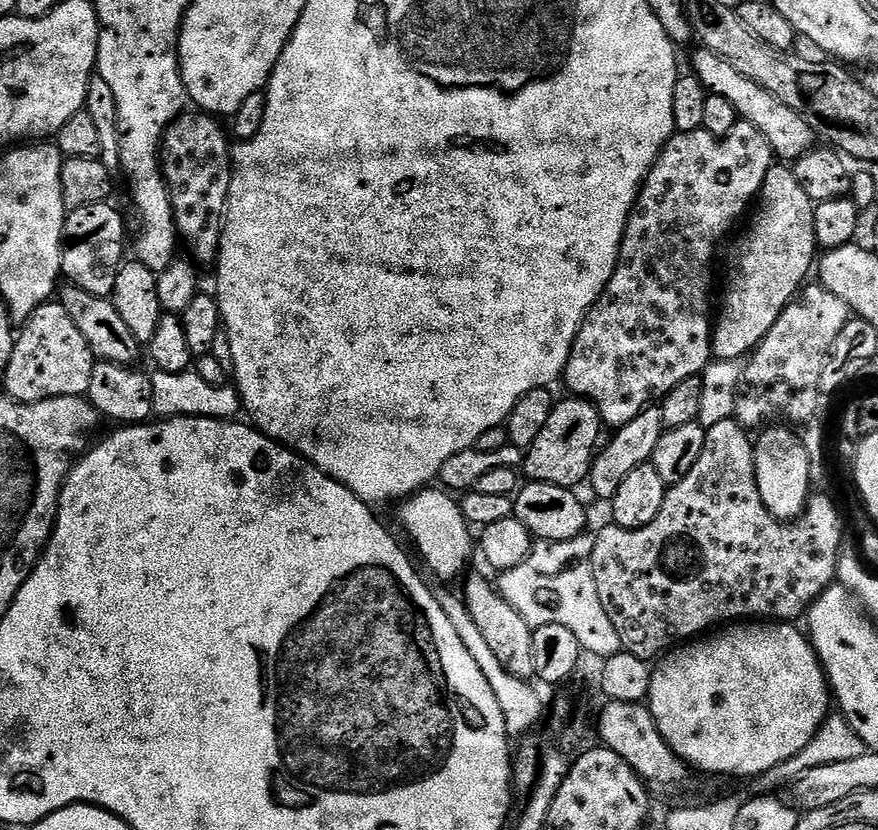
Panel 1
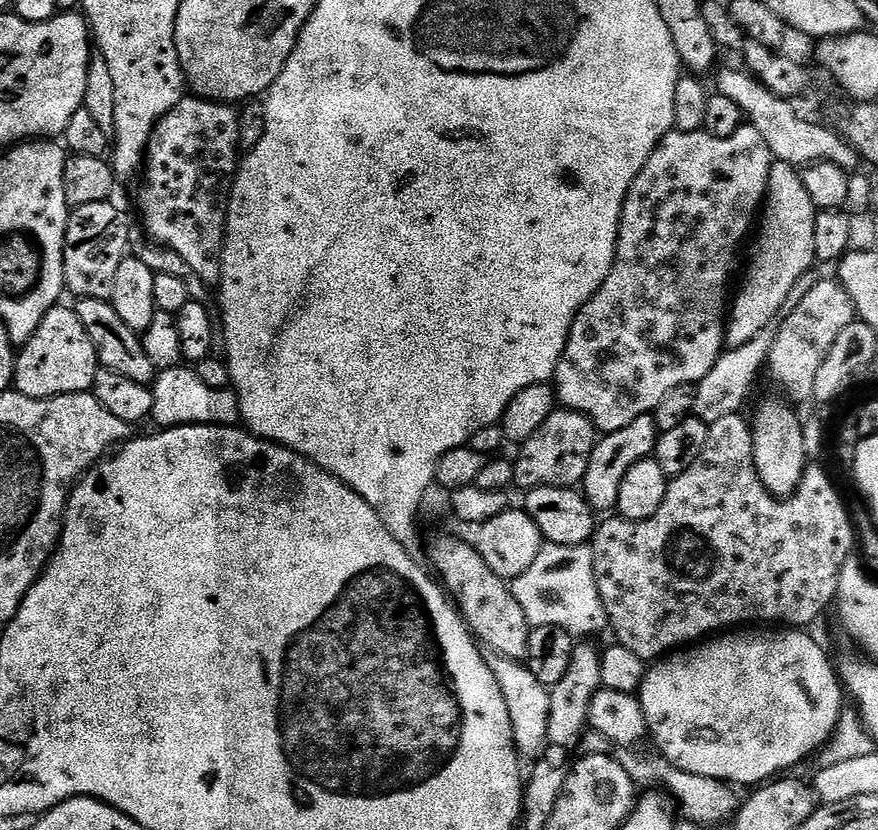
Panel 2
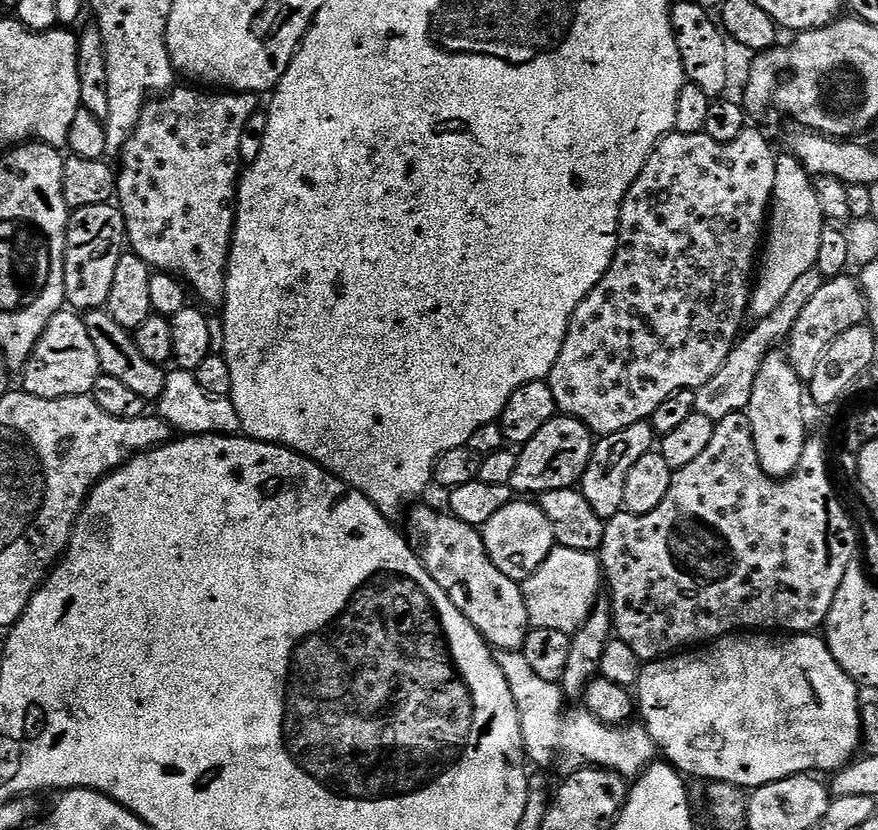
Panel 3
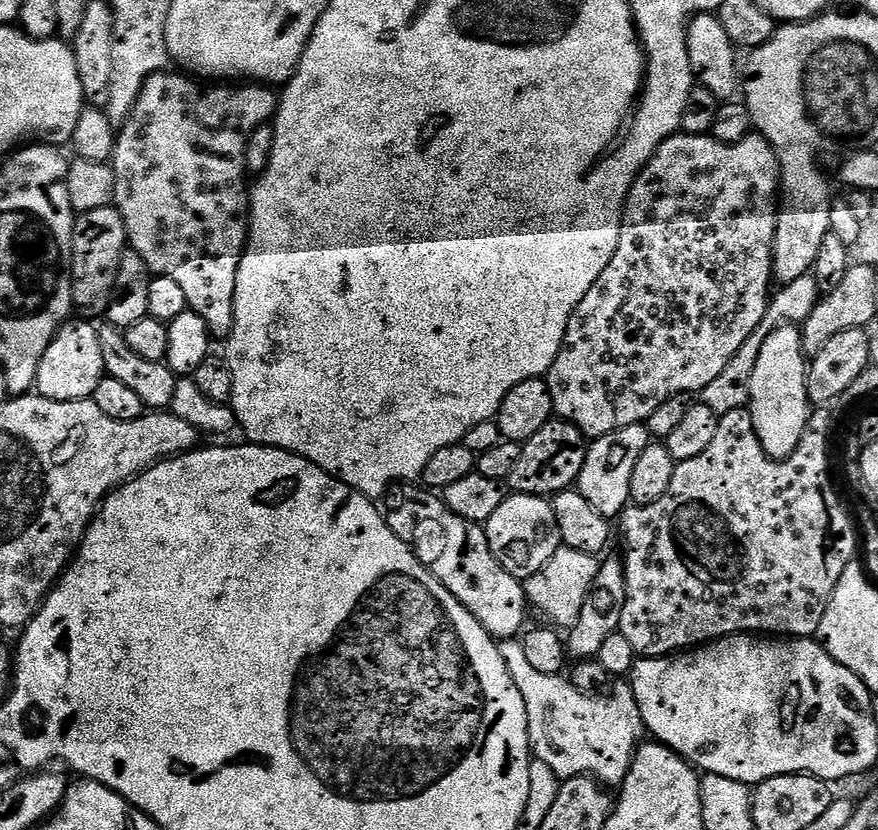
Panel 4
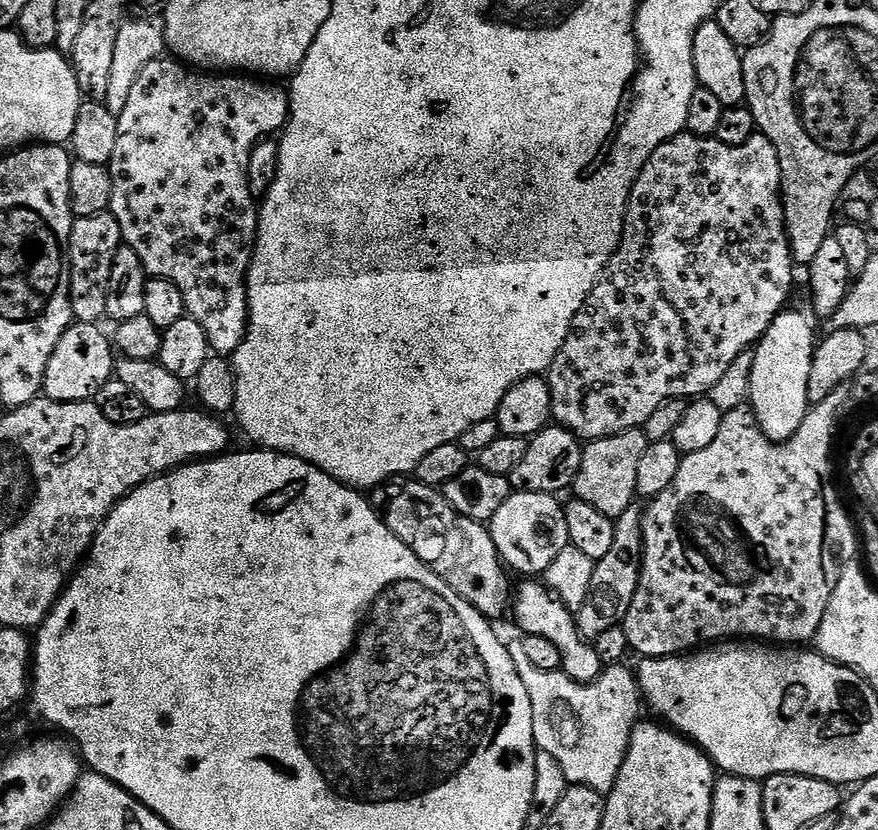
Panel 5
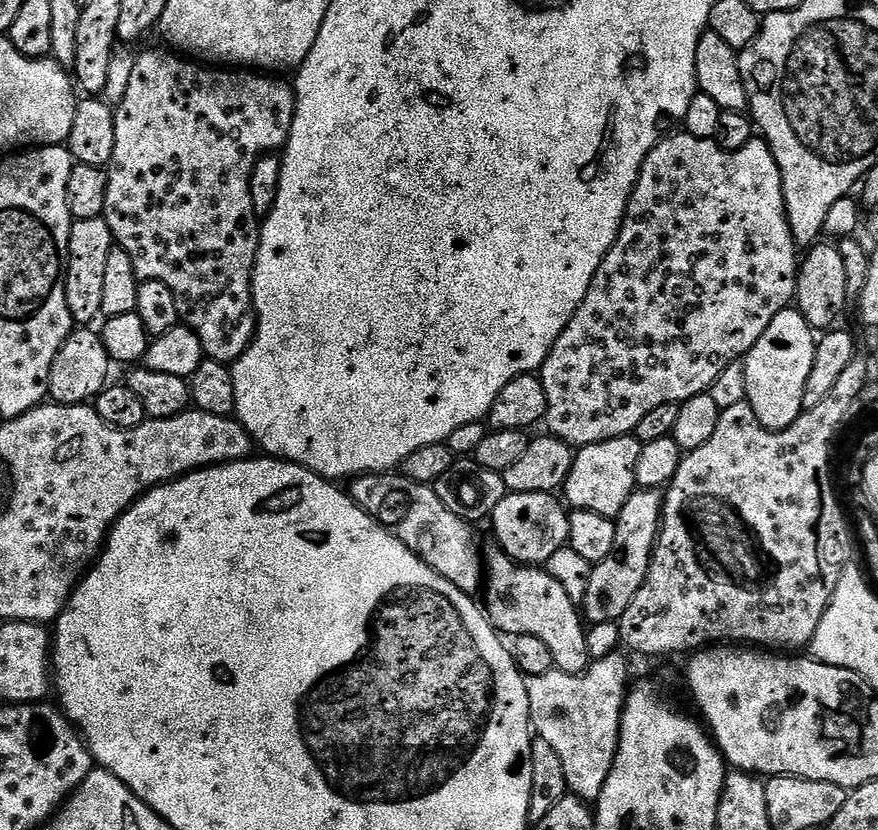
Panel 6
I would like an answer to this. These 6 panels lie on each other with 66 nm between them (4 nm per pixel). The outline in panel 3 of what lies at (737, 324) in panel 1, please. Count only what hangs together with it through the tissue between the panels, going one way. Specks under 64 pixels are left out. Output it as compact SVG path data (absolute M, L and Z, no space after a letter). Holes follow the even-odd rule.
M794 154L777 155L774 170L774 190L770 215L766 221L766 239L762 244L762 255L758 260L758 271L752 285L752 301L749 313L756 320L771 314L792 289L794 282L807 271L815 269L818 245L826 227L822 202L818 200L813 177L800 165Z

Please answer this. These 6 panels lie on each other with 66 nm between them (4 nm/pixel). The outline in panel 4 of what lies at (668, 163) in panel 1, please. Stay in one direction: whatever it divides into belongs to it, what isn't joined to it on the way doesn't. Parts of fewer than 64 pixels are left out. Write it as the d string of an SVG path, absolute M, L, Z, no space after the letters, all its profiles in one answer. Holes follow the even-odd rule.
M677 134L671 136L650 158L628 195L624 204L624 216L618 238L618 250L614 250L614 258L610 258L610 266L598 274L598 282L586 290L586 298L578 302L574 314L570 314L570 322L566 326L566 338L562 342L562 350L558 358L554 358L552 368L546 377L550 386L552 411L559 419L569 420L585 437L605 436L614 430L622 430L622 426L634 426L648 421L650 414L666 398L674 398L674 394L700 394L710 382L717 378L741 349L742 344L766 314L769 299L774 292L772 274L772 247L776 237L776 213L778 211L778 165L776 151L768 145L767 140L759 134L747 136L737 144L723 144L710 134L707 136L690 136Z

